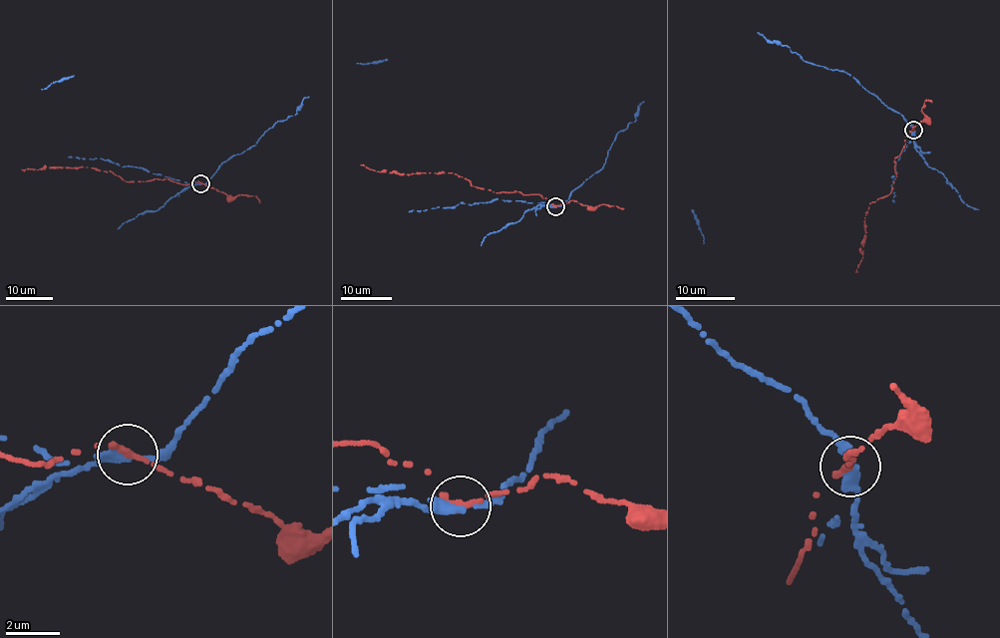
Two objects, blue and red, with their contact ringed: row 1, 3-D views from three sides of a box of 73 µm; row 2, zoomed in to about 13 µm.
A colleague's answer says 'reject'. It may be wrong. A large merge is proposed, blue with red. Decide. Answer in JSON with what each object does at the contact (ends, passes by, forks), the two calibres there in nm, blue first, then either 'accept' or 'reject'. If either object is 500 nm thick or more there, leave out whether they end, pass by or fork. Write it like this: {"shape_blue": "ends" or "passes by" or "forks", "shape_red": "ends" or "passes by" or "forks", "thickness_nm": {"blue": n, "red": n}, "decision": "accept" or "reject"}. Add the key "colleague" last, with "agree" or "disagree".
{"shape_blue": "passes by", "shape_red": "ends", "thickness_nm": {"blue": 280, "red": 320}, "decision": "reject", "colleague": "agree"}

